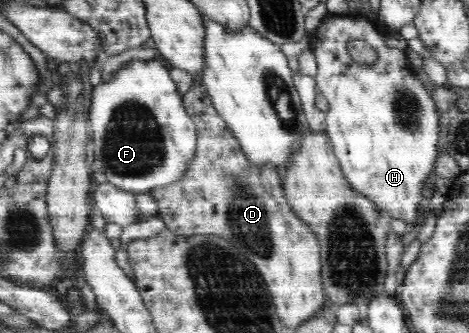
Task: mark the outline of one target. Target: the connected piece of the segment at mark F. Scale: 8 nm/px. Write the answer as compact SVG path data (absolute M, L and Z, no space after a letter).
M161 58L146 62L132 60L116 71L110 80L93 87L87 120L94 143L91 168L100 179L131 193L144 193L182 178L196 152L197 130L169 70L170 67Z

